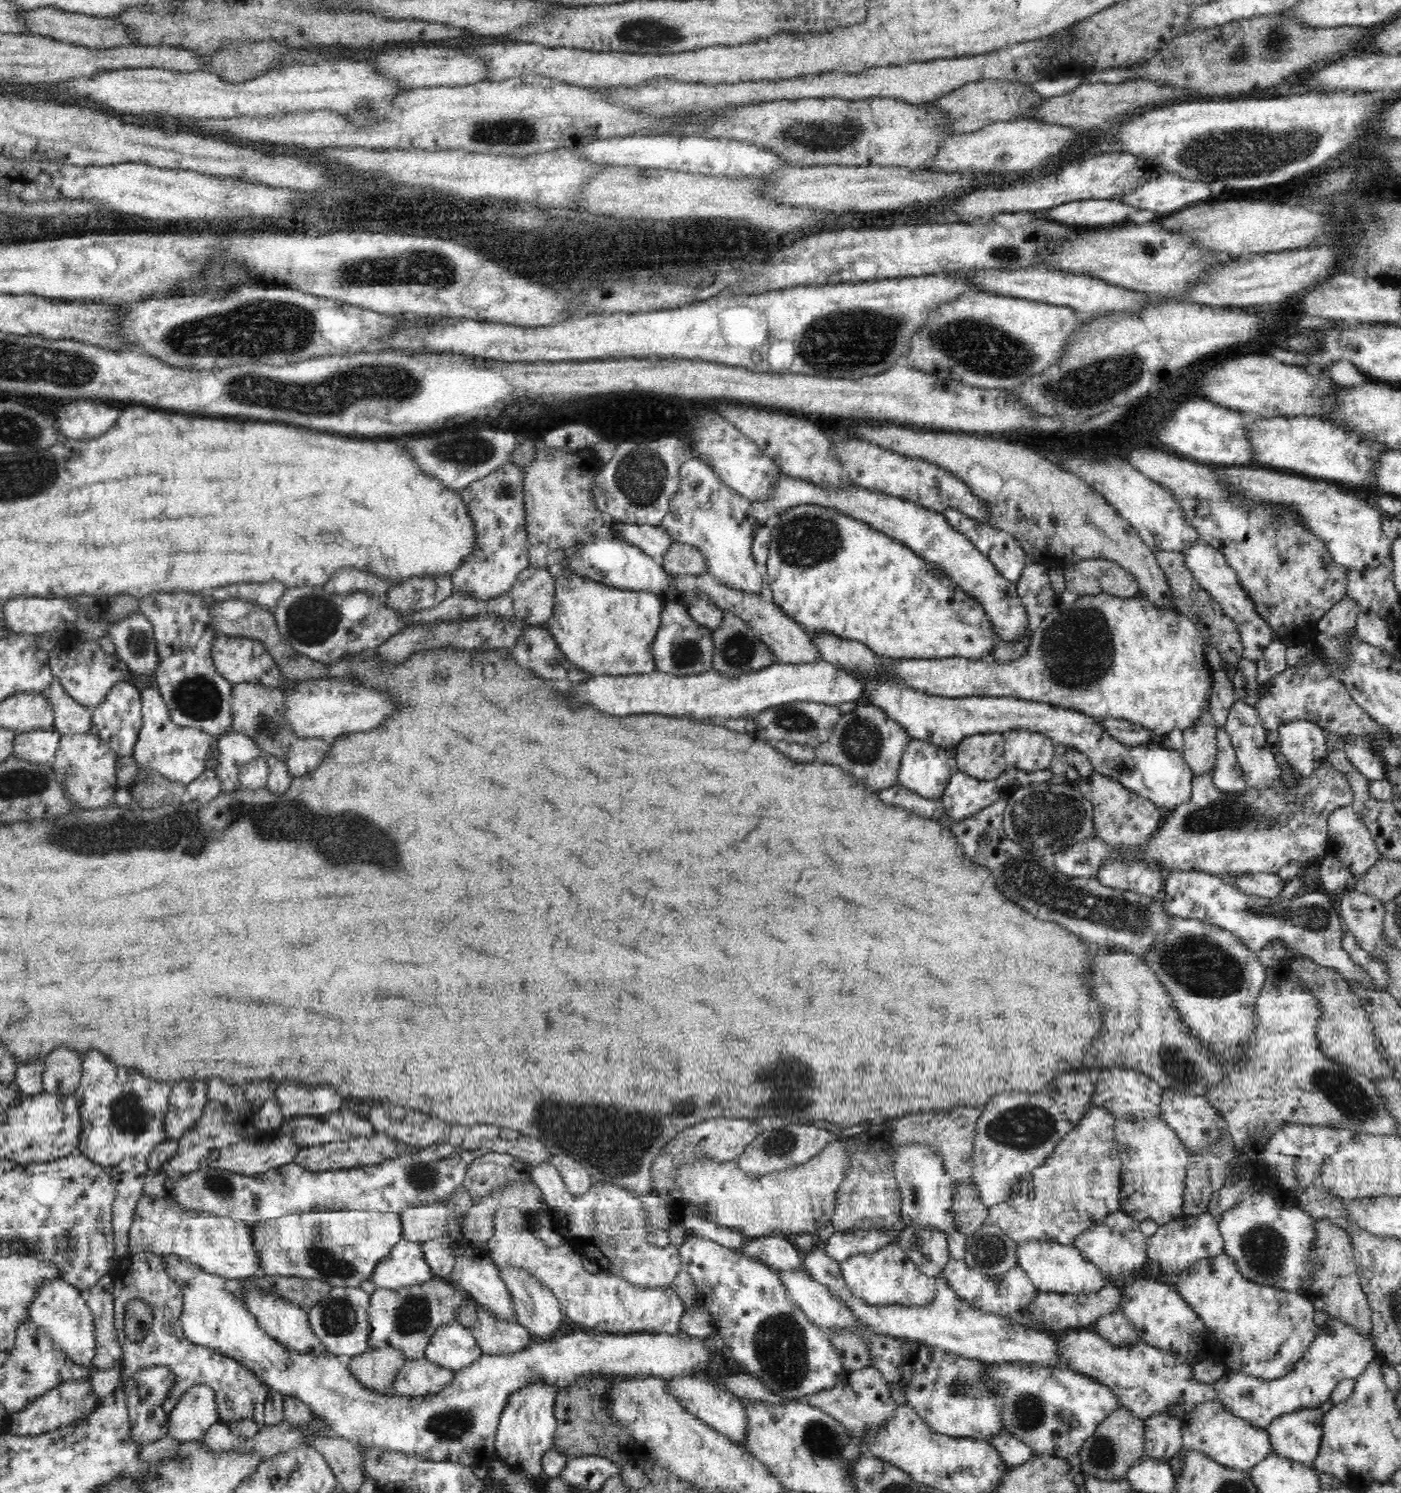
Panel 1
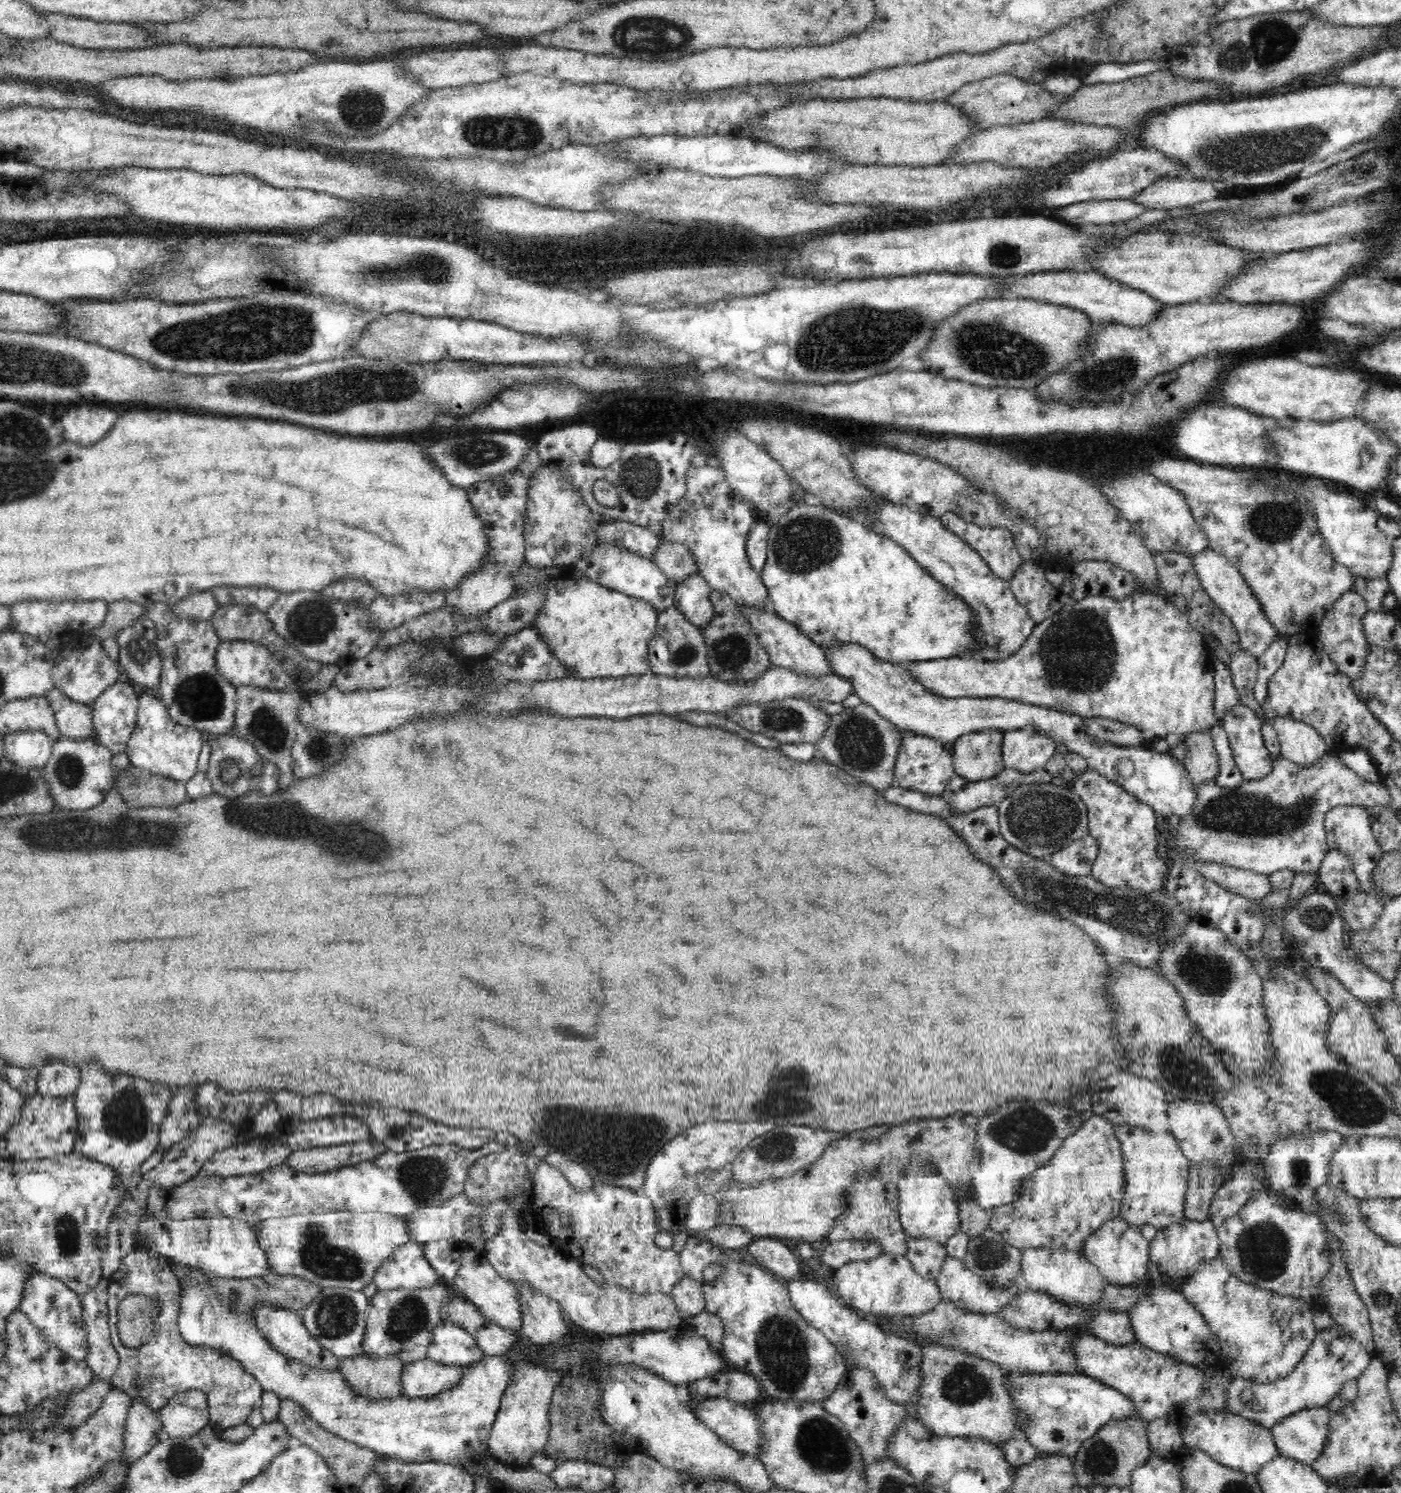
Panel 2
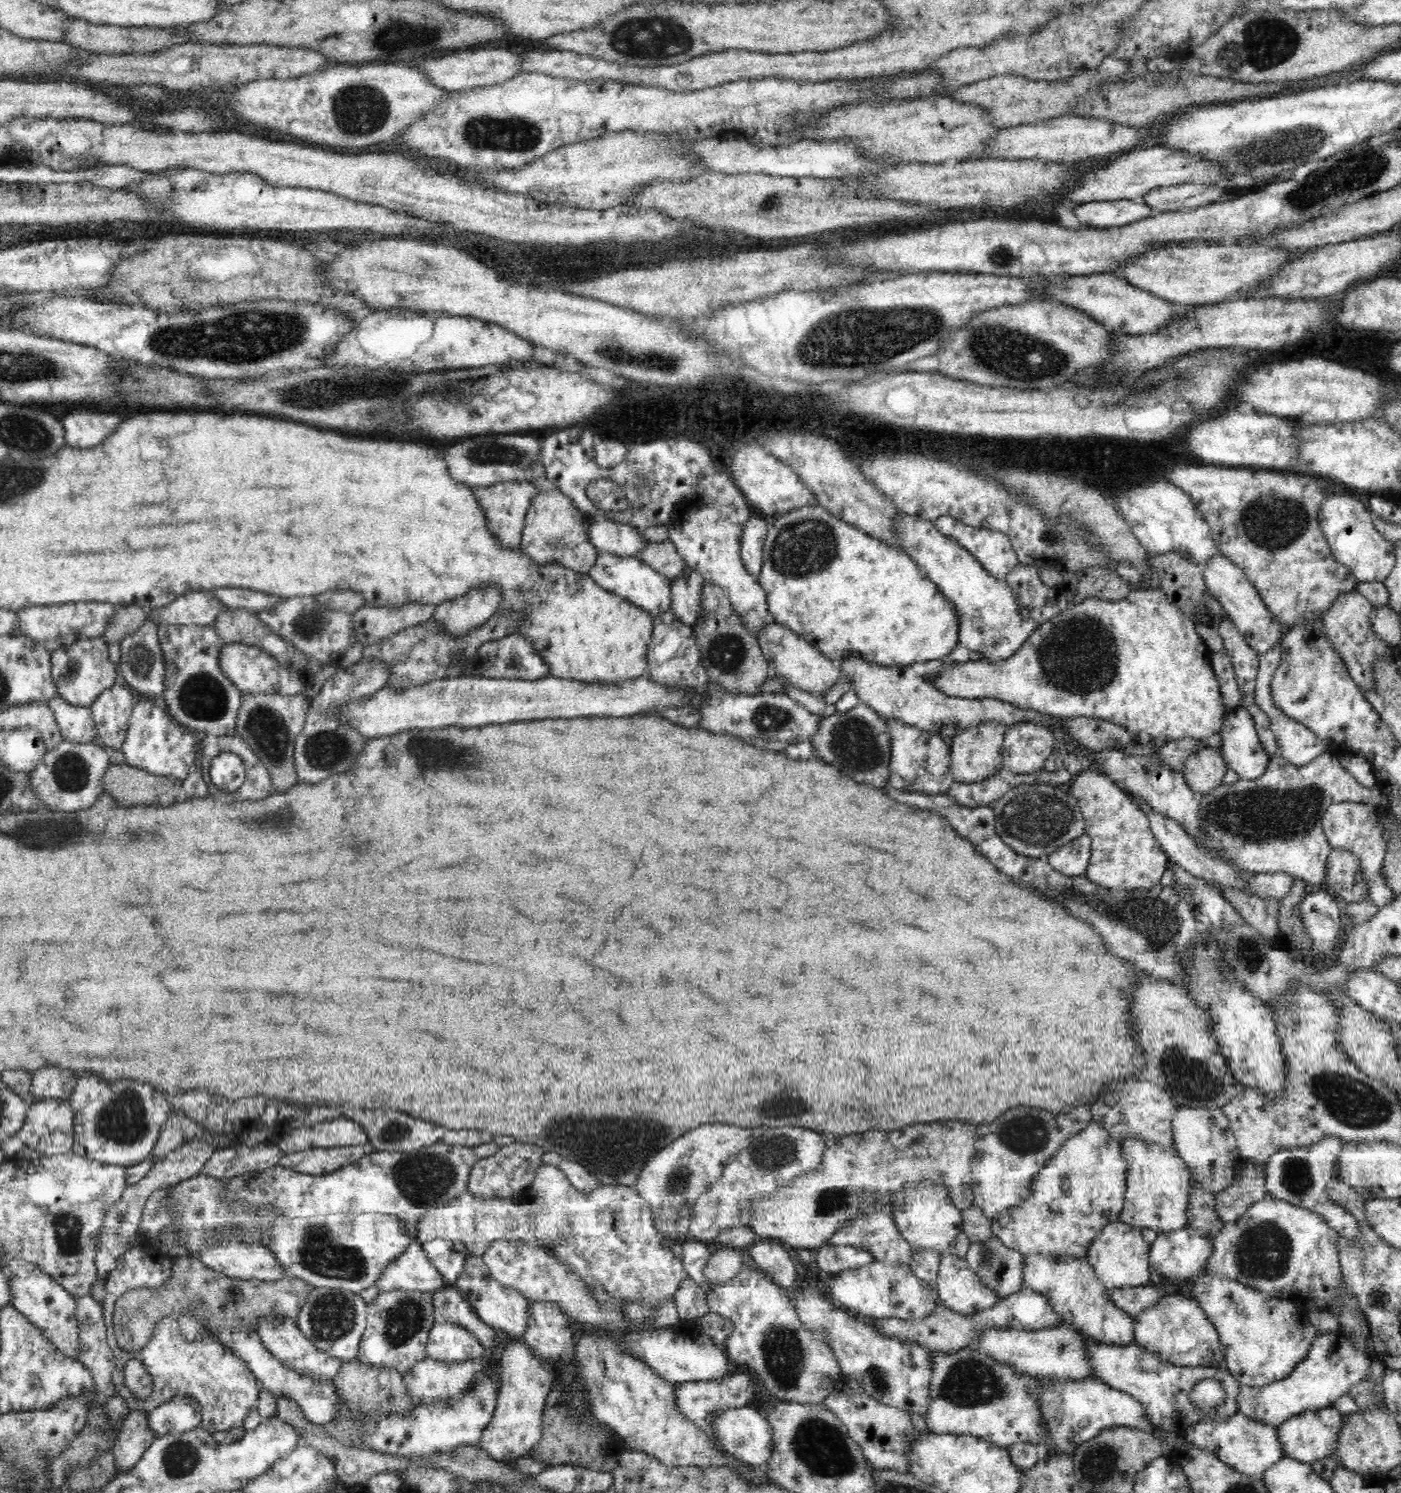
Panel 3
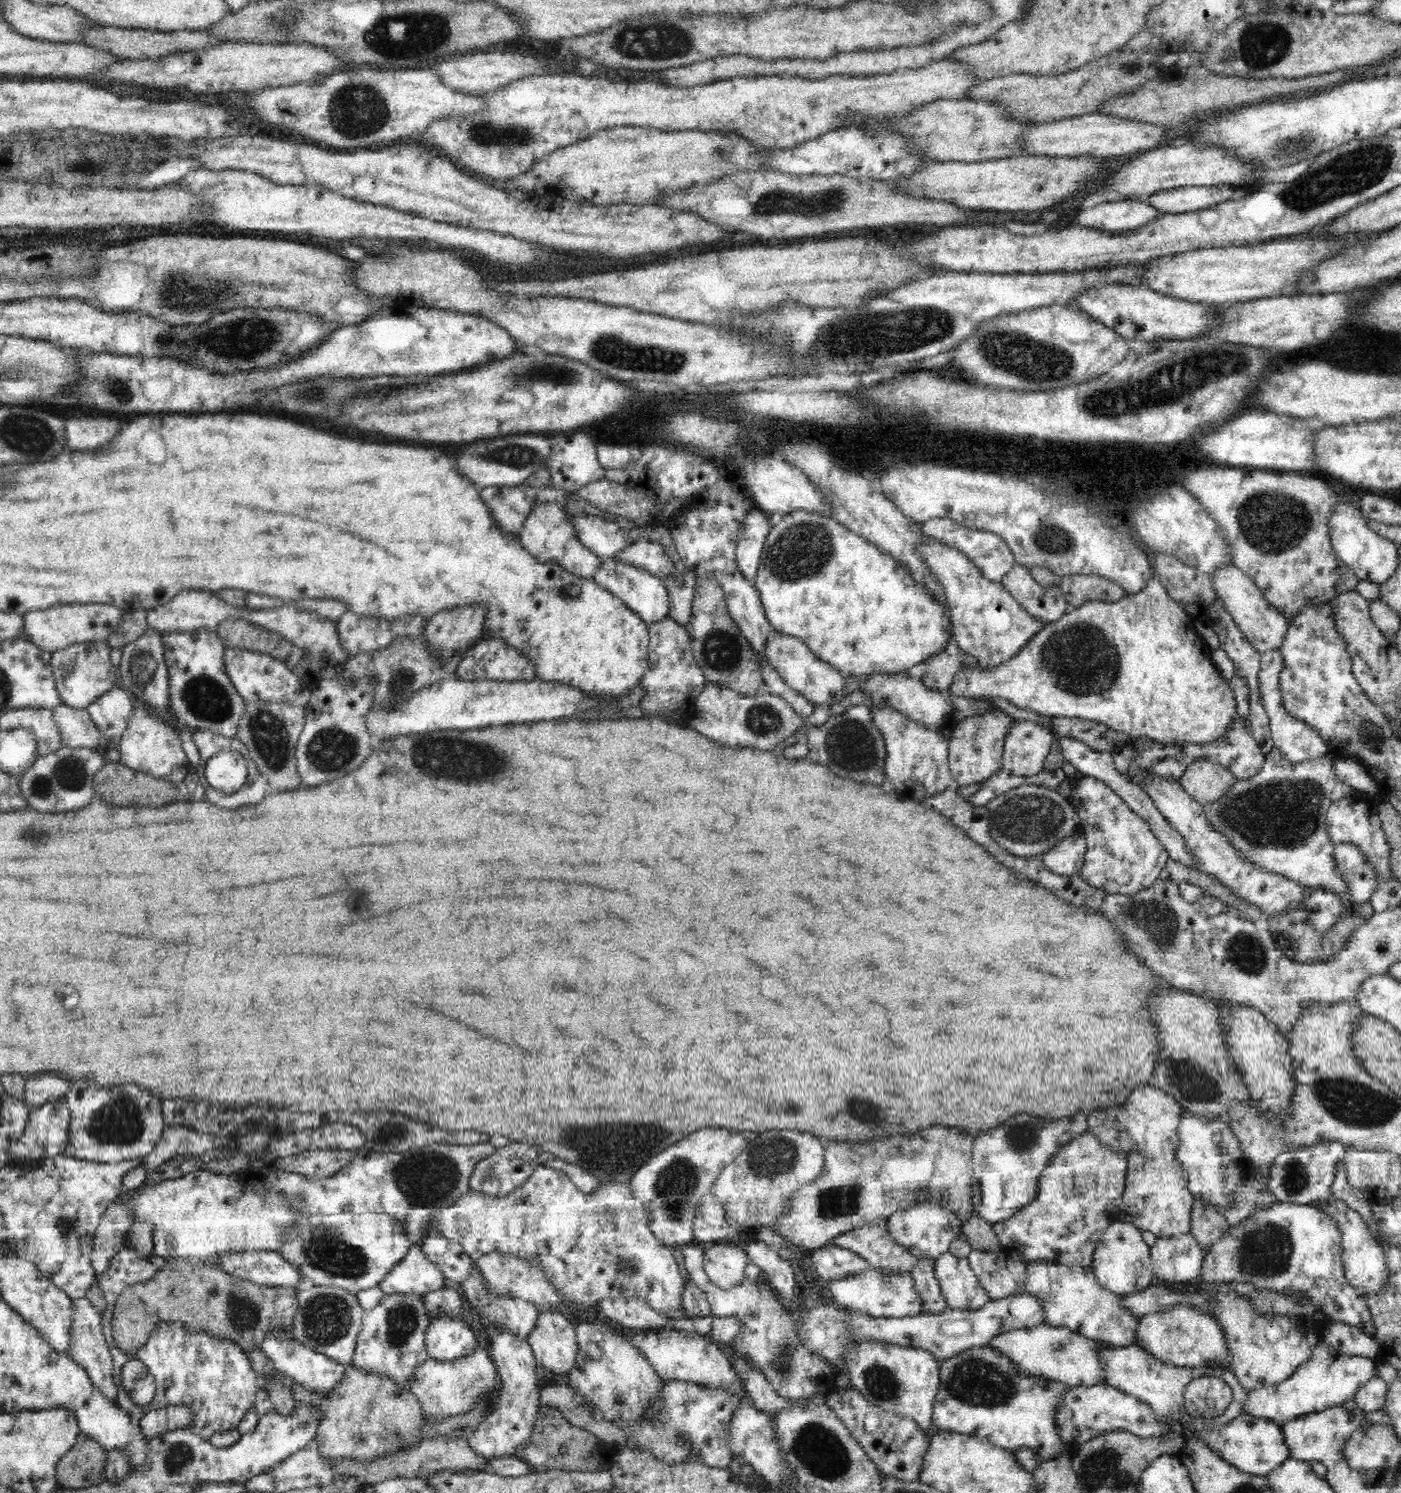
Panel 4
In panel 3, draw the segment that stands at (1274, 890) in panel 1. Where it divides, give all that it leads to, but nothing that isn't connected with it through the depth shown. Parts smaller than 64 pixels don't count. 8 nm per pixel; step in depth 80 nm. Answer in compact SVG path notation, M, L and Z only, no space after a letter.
M1135 797L1134 801L1148 813L1151 821L1150 827L1154 831L1154 836L1162 850L1169 856L1170 862L1178 863L1188 872L1207 880L1209 883L1215 884L1215 886L1248 893L1248 890L1250 890L1250 880L1254 880L1255 873L1240 870L1234 865L1218 859L1218 857L1208 856L1204 852L1200 852L1200 849L1193 844L1193 839L1188 836L1188 833L1184 831L1184 828L1182 828L1178 821L1154 812L1145 802L1139 802Z

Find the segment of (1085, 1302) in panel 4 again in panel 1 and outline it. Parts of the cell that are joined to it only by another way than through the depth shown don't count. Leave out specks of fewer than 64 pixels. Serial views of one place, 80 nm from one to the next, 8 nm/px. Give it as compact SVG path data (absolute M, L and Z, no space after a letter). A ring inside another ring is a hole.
M1028 1240L1018 1243L1016 1249L1018 1264L1028 1271L1036 1287L1044 1293L1088 1294L1100 1290L1107 1283L1097 1267L1088 1262L1082 1256L1080 1249L1073 1244ZM1120 1311L1102 1316L1096 1325L1096 1332L1111 1343L1124 1347L1131 1347L1139 1341L1136 1327Z

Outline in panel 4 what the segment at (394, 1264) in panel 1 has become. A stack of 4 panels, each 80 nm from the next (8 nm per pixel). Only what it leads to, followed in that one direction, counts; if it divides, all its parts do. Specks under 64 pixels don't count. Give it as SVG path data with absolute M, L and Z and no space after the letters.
M413 1244L408 1252L384 1275L380 1281L379 1287L386 1294L418 1294L425 1296L434 1290L444 1288L444 1275L442 1271L434 1264L422 1250L419 1244Z

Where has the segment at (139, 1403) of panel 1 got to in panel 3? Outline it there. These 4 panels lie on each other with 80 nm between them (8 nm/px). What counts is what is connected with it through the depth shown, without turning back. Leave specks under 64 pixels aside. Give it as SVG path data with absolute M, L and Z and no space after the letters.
M149 1411L127 1412L119 1432L117 1446L112 1450L118 1472L128 1472L158 1437L156 1431L150 1427Z

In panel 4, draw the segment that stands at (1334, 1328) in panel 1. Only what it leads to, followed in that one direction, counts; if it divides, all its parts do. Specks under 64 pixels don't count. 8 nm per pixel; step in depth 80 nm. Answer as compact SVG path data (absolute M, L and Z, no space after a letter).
M1320 1338L1315 1344L1311 1357L1300 1364L1290 1378L1275 1385L1249 1390L1245 1394L1243 1412L1256 1418L1267 1418L1282 1426L1289 1420L1344 1404L1354 1398L1358 1389L1377 1374L1377 1360L1364 1355L1351 1355L1336 1350Z

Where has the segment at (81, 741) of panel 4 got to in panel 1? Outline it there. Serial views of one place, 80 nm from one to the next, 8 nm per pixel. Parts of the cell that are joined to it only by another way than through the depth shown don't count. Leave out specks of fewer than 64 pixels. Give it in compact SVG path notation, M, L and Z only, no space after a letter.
M53 677L51 686L42 693L50 702L55 717L54 727L62 736L93 730L93 709L75 702L65 690L58 677Z

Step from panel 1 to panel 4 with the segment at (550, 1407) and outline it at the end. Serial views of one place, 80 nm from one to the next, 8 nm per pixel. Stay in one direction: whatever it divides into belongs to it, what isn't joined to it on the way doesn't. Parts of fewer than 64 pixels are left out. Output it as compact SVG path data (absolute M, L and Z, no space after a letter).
M490 1326L487 1329L490 1356L497 1369L499 1388L492 1412L476 1429L469 1444L474 1451L487 1459L514 1457L524 1446L530 1445L535 1436L544 1381L539 1373L541 1367L530 1346L522 1344L516 1335L499 1326Z

